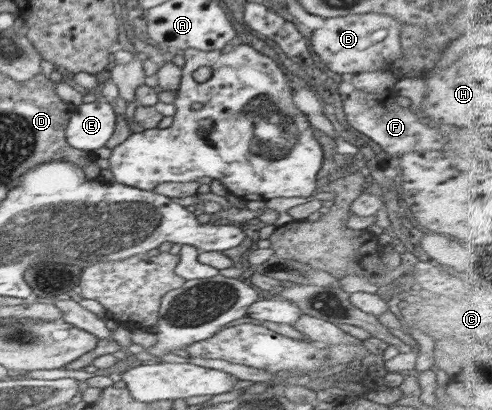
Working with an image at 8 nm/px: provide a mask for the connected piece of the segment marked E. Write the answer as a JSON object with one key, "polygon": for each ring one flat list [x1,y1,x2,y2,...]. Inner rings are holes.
{"polygon":[[97,100,73,108,65,137,67,143,81,151,95,152,105,147,117,123,117,113,110,102]]}

